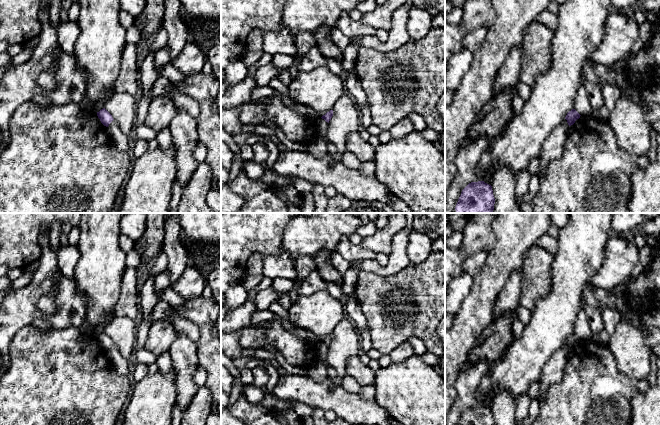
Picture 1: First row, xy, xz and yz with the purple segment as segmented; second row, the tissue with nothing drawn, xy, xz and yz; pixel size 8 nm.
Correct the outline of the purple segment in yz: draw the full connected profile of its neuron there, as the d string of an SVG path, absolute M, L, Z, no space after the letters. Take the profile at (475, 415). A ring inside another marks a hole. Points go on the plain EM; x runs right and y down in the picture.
M484 405L471 406L462 414L458 425L495 425L492 410Z

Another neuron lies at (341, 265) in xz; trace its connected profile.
M337 252L332 253L332 264L341 275L344 275L345 272L351 267L351 263L346 261Z

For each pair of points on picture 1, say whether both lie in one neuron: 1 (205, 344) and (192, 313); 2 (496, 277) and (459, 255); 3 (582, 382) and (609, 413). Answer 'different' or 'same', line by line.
1: same
2: different
3: same

